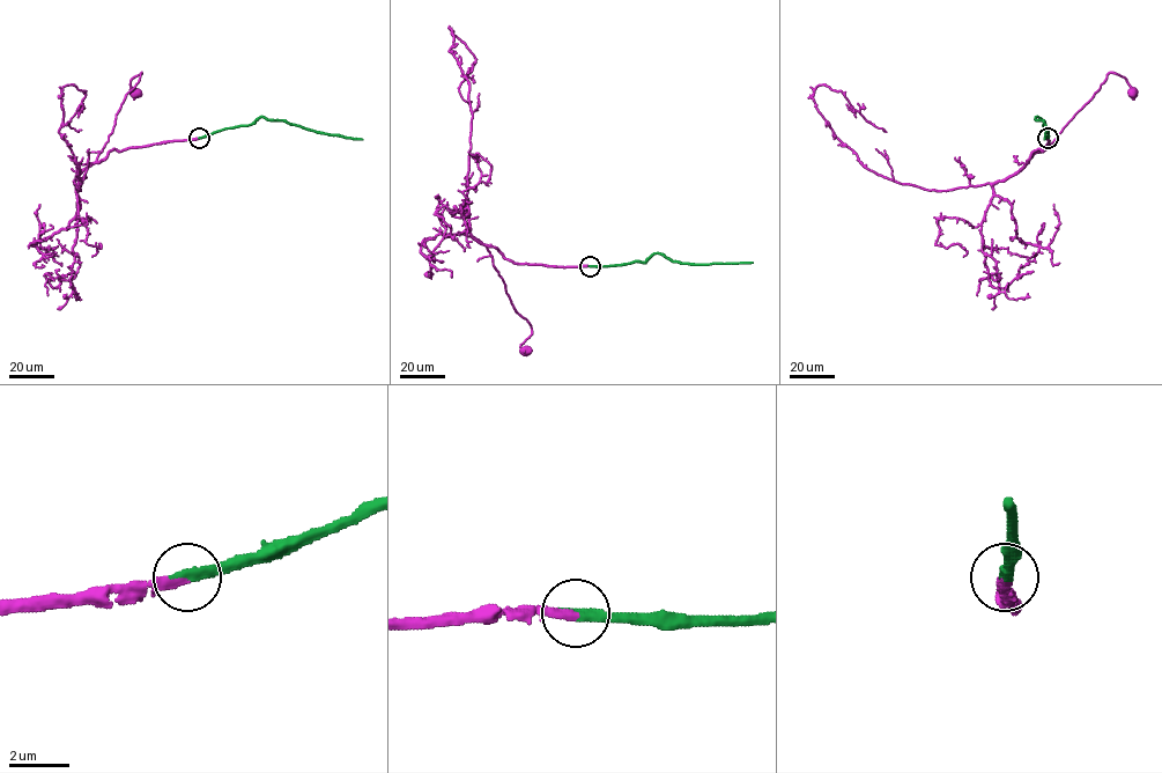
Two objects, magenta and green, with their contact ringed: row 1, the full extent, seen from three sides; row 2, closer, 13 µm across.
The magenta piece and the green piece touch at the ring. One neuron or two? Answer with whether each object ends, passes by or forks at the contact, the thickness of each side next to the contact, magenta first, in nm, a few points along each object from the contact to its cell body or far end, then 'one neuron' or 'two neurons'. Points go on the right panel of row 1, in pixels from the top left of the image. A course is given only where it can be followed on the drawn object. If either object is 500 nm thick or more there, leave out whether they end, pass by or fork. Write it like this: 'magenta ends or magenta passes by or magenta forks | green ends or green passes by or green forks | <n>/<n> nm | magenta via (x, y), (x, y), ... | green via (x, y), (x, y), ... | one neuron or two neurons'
magenta ends | green ends | 320/400 nm | magenta via (1048, 138), (1045, 148), (1035, 149), (1028, 162), (1053, 140), (1109, 73), (1123, 76), (1134, 91) | green via (1048, 138), (1044, 122), (1036, 117), (1044, 124), (1044, 139) | one neuron

